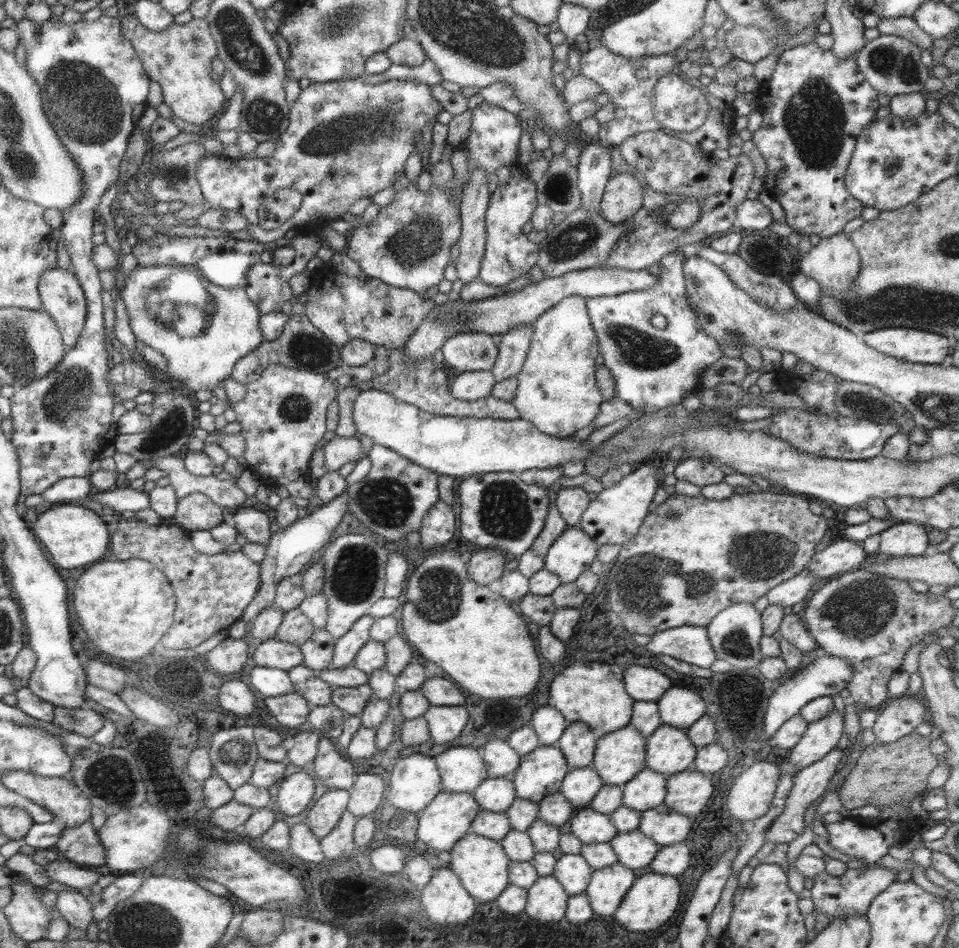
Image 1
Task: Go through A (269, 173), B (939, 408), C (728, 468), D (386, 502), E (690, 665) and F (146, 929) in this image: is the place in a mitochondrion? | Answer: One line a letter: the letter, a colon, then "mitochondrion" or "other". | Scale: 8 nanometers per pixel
A: other
B: mitochondrion
C: other
D: mitochondrion
E: other
F: mitochondrion

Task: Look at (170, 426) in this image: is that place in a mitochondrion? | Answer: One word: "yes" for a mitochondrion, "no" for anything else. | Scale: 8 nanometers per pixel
yes

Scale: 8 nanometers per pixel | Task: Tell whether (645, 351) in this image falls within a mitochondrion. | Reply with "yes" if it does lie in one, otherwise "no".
yes

